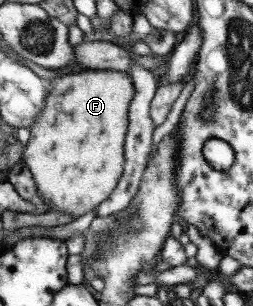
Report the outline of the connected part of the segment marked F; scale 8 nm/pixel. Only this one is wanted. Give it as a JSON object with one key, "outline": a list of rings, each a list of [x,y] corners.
{"outline":[[[72,69],[70,75],[58,76],[49,82],[52,84],[52,93],[31,129],[31,138],[24,150],[24,161],[33,175],[36,191],[44,197],[44,203],[48,203],[48,211],[70,214],[77,218],[106,201],[120,177],[128,106],[135,89],[127,72],[110,69]]]}

